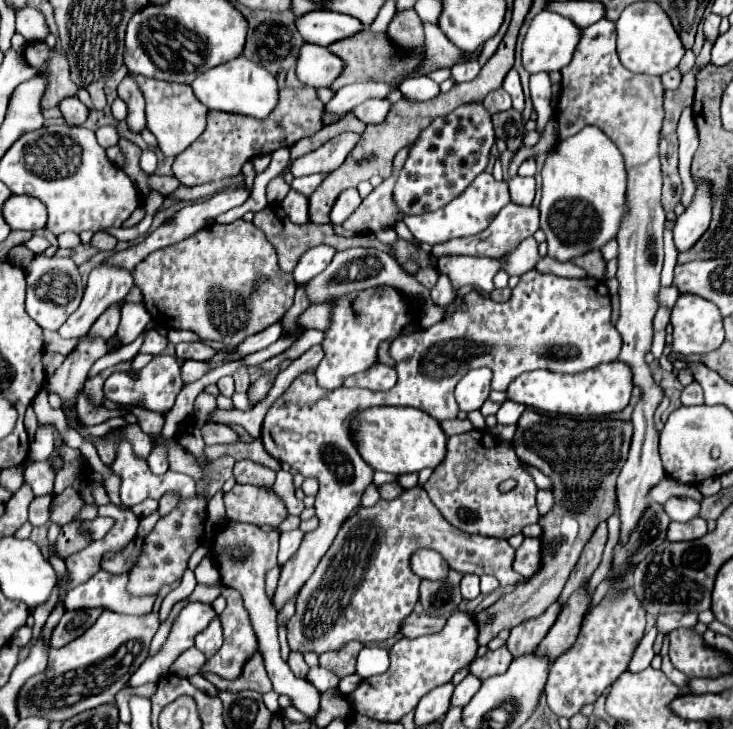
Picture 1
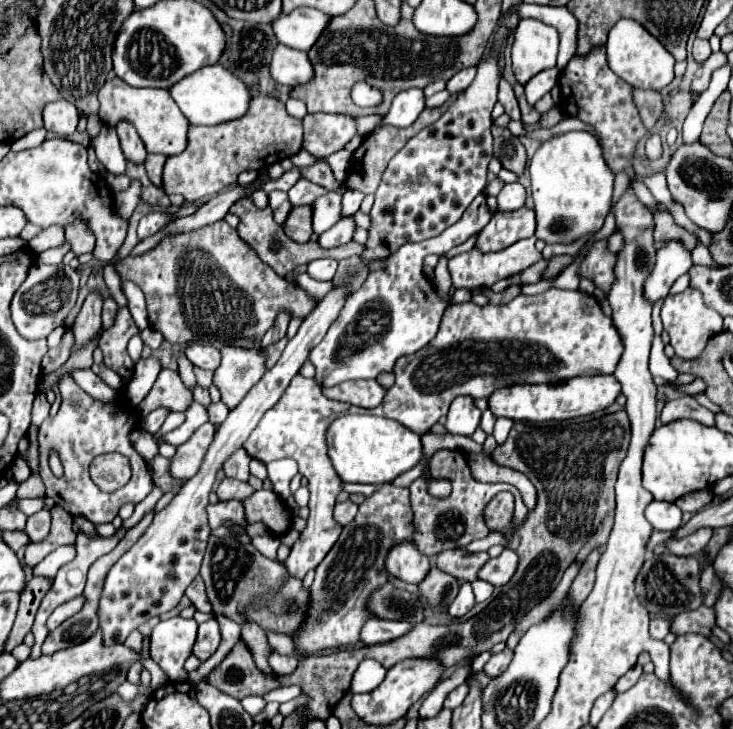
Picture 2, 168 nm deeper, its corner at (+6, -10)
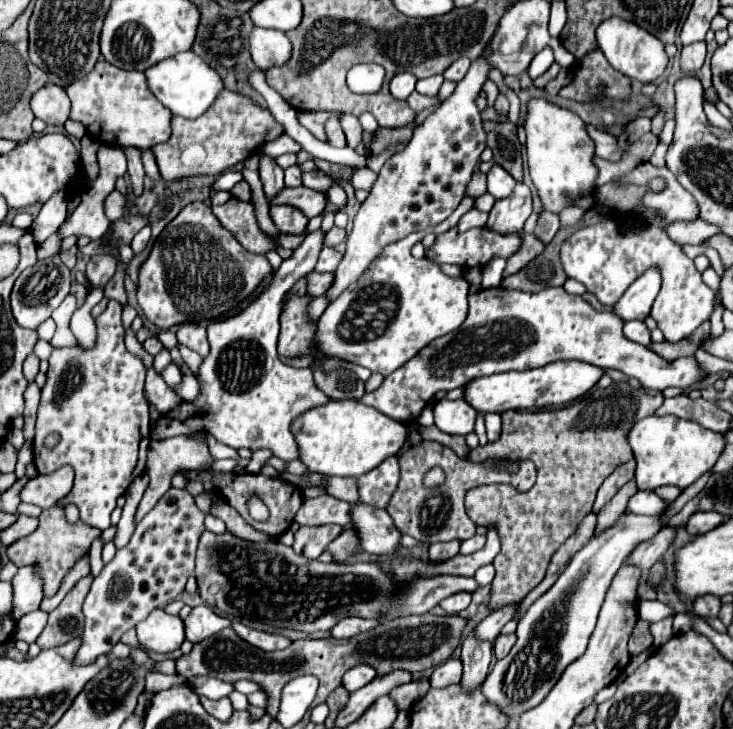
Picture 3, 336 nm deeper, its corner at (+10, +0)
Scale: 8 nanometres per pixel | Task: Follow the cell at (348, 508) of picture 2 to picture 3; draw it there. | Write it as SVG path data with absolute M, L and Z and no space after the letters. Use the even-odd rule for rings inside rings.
M322 495L316 499L306 499L298 509L294 521L298 525L324 525L324 523L338 523L350 525L350 509L352 505L340 501L332 495Z

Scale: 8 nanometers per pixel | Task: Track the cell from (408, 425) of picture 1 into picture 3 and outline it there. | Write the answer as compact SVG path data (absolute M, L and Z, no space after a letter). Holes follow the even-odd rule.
M330 401L310 409L292 423L292 433L300 447L300 459L308 471L340 477L360 477L362 473L376 469L386 457L398 455L408 439L404 423L354 401Z

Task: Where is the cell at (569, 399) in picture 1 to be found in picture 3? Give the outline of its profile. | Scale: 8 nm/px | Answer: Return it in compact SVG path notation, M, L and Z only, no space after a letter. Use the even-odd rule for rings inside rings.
M556 361L540 369L530 371L508 371L490 377L478 377L466 385L466 401L482 413L504 413L524 409L544 409L548 405L568 405L574 399L588 393L608 369L582 363L582 361Z

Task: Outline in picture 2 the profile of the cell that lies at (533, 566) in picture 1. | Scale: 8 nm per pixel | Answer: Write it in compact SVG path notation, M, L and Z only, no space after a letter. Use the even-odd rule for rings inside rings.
M504 549L498 557L486 561L486 565L478 571L478 579L488 581L494 587L502 587L514 575L516 565L518 565L518 557L514 555L514 551Z

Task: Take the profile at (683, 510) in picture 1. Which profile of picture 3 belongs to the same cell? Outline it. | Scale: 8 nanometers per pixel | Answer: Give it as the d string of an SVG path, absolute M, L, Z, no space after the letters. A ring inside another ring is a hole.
M638 491L628 501L628 511L636 515L662 515L666 507L666 501L658 497L654 491Z

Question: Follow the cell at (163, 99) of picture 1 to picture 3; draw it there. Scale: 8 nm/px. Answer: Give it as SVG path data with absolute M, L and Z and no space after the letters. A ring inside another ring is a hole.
M100 59L92 73L68 85L66 93L72 101L70 119L82 121L86 131L98 141L118 147L150 149L170 139L172 113L150 95L150 89L146 89L146 75L140 71L124 71Z

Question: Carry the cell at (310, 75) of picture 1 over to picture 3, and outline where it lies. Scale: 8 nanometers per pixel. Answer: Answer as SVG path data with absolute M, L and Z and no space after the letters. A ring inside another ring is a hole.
M256 27L250 35L250 51L254 63L266 71L278 65L286 65L292 53L292 45L282 31Z

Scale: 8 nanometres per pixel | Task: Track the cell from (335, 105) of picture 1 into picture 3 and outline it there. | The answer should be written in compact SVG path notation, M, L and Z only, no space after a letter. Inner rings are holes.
M370 63L370 65L354 65L350 71L348 71L348 89L352 93L358 93L358 95L374 95L382 89L384 83L385 70L376 65L376 63Z

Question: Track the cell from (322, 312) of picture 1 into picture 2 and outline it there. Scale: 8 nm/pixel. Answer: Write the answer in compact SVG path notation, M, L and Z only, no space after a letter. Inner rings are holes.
M224 219L196 231L164 237L154 249L146 251L140 257L126 257L114 267L122 279L130 279L142 289L142 293L146 295L150 327L160 331L164 339L174 345L186 345L196 339L222 343L240 337L262 339L264 333L272 327L274 315L278 315L282 307L294 311L294 317L302 319L316 307L314 297L310 297L302 287L292 285L270 271L270 267L266 267L258 259L258 255L254 255L254 251L250 251L250 247L246 247L246 243L238 239L238 233Z

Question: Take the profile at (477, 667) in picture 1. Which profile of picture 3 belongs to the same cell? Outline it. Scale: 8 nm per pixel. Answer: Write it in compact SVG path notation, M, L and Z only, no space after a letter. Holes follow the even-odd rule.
M514 633L512 635L498 635L496 641L494 641L494 655L496 655L496 659L506 657L510 653L514 641L516 641L516 635Z

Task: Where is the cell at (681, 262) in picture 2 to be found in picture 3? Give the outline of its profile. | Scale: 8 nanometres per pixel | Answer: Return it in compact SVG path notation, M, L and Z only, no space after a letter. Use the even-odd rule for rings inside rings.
M648 269L642 277L638 277L626 289L626 293L614 305L614 313L620 315L624 321L646 319L656 295L658 295L660 285L662 285L662 279L660 279L658 269Z

